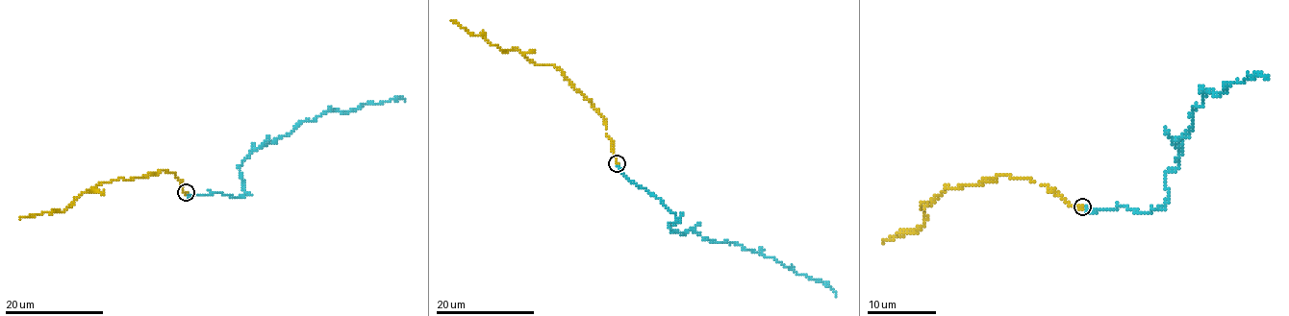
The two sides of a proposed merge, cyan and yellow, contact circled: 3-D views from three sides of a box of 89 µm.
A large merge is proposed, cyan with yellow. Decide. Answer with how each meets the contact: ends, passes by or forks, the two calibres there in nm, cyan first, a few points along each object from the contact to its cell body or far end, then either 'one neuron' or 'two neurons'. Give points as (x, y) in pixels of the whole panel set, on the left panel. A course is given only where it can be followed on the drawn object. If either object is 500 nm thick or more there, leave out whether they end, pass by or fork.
cyan ends; yellow ends; calibres 200 and 190 nm; course cyan (186, 193), (242, 197), (241, 163), (301, 121), (333, 110), (346, 112), (365, 103), (405, 101); course yellow (186, 193), (174, 173), (160, 171), (133, 180), (123, 178), (103, 182), (82, 193), (63, 211), (20, 219); one neuron

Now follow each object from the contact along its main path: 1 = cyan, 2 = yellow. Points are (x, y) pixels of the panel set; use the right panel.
1: (1083, 206), (1160, 210), (1166, 174), (1181, 152), (1175, 143), (1191, 126), (1193, 107), (1247, 76), (1267, 78)
2: (1081, 206), (1042, 184), (998, 176), (946, 186), (922, 206), (925, 224), (917, 232), (882, 242)

